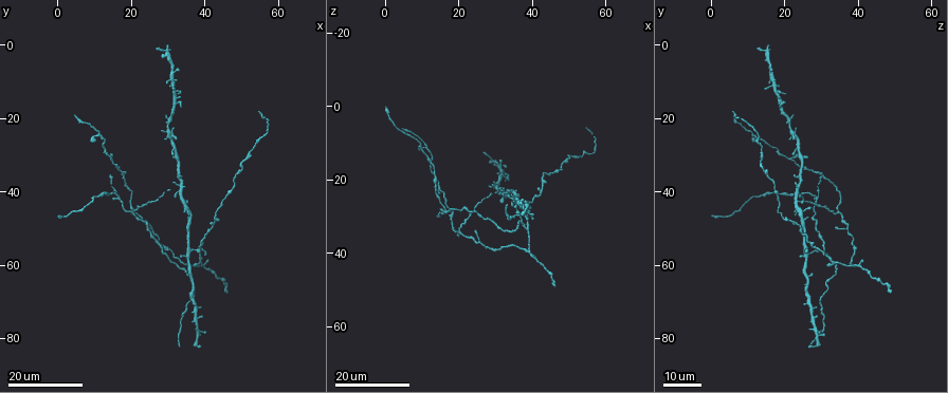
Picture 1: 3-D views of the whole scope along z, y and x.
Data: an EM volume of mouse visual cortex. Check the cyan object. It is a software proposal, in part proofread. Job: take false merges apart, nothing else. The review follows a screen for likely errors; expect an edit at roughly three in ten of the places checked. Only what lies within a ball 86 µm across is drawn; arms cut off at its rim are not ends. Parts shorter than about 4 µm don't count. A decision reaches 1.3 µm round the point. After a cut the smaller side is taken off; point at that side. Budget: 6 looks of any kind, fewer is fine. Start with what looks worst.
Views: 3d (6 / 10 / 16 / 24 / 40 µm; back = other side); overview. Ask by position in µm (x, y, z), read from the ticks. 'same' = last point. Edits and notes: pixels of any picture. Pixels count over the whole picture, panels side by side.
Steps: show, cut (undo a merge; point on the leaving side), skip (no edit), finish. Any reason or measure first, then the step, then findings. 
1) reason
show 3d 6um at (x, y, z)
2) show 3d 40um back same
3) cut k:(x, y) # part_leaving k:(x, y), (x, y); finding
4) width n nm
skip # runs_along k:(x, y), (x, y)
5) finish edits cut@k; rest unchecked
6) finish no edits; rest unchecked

four-way junction
show 3d 16um at (16.5, 42.0, 28.5)

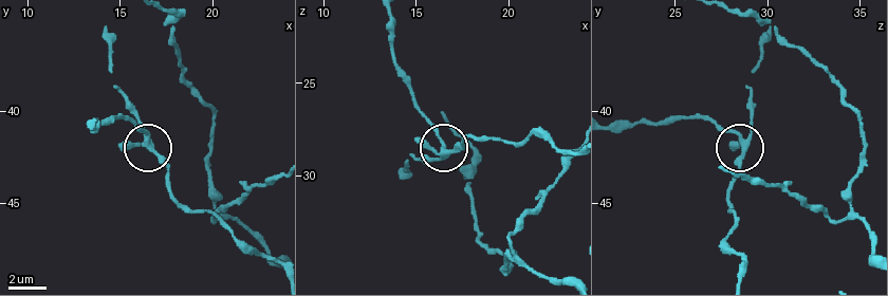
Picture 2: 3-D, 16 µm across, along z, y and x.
show 3d 6um at (16.5, 41.6, 28.9)

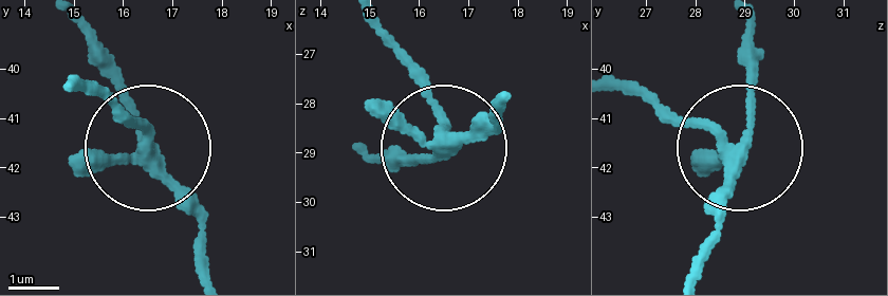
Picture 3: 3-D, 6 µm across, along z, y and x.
skip # runs_along 3:(501, 105), (497, 130), (450, 134), (438, 155), (378, 155); continuous, no second neuron

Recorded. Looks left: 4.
three arms meet
show 3d 24um at (38.0, 60.0, 40.0)

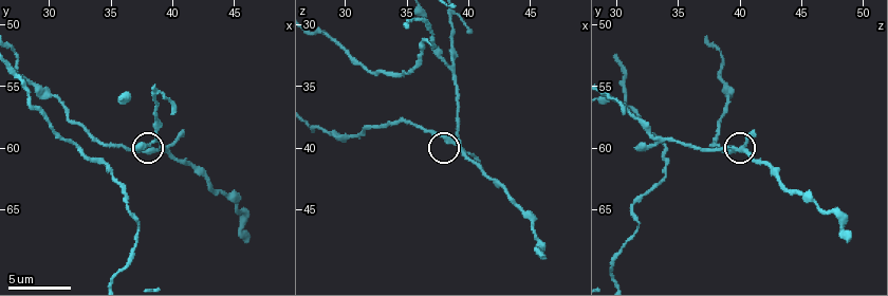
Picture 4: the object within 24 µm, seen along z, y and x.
show 3d 10um at (38.6, 60.4, 39.4)

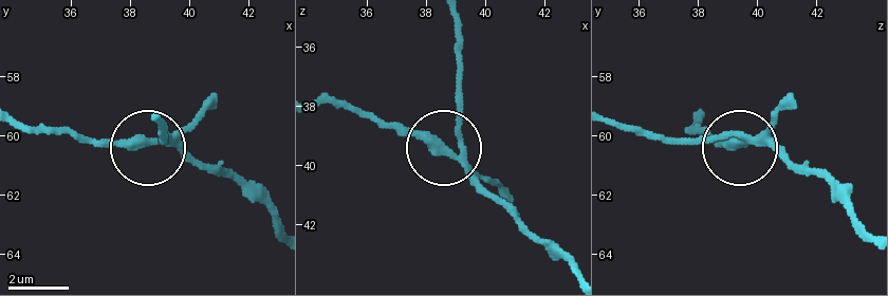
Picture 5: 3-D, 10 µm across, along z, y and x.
side_arm 15 um
skip # runs_along 5:(615, 122), (668, 136), (759, 144), (802, 167); all the same neuron

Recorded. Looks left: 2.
branch point
show 3d 16um at (20.0, 45.5, 35.0)

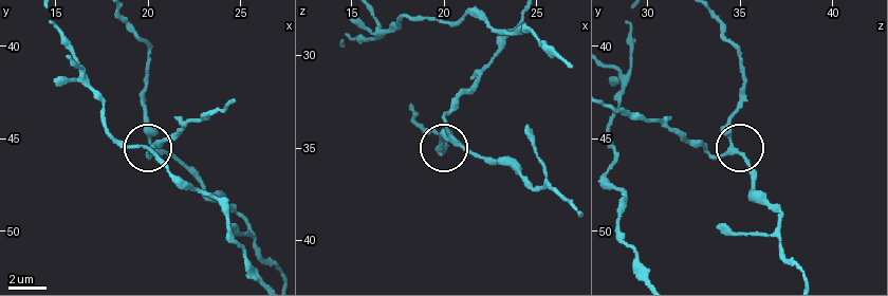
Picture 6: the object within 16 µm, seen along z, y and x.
show 3d 10um at (20.4, 45.6, 34.6)

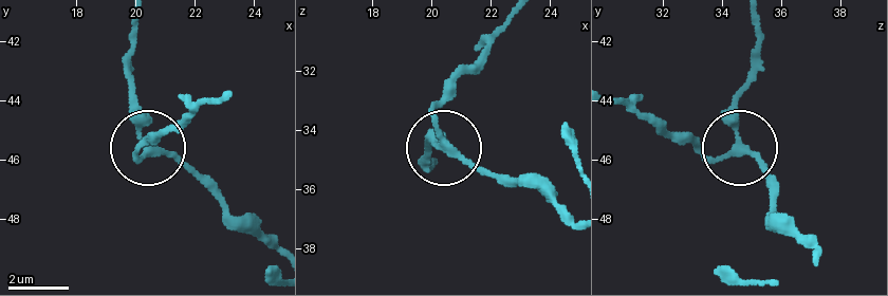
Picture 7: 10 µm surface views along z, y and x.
width 260 nm
skip # all the same neuron

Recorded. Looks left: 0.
finish no edits; rest unchecked

